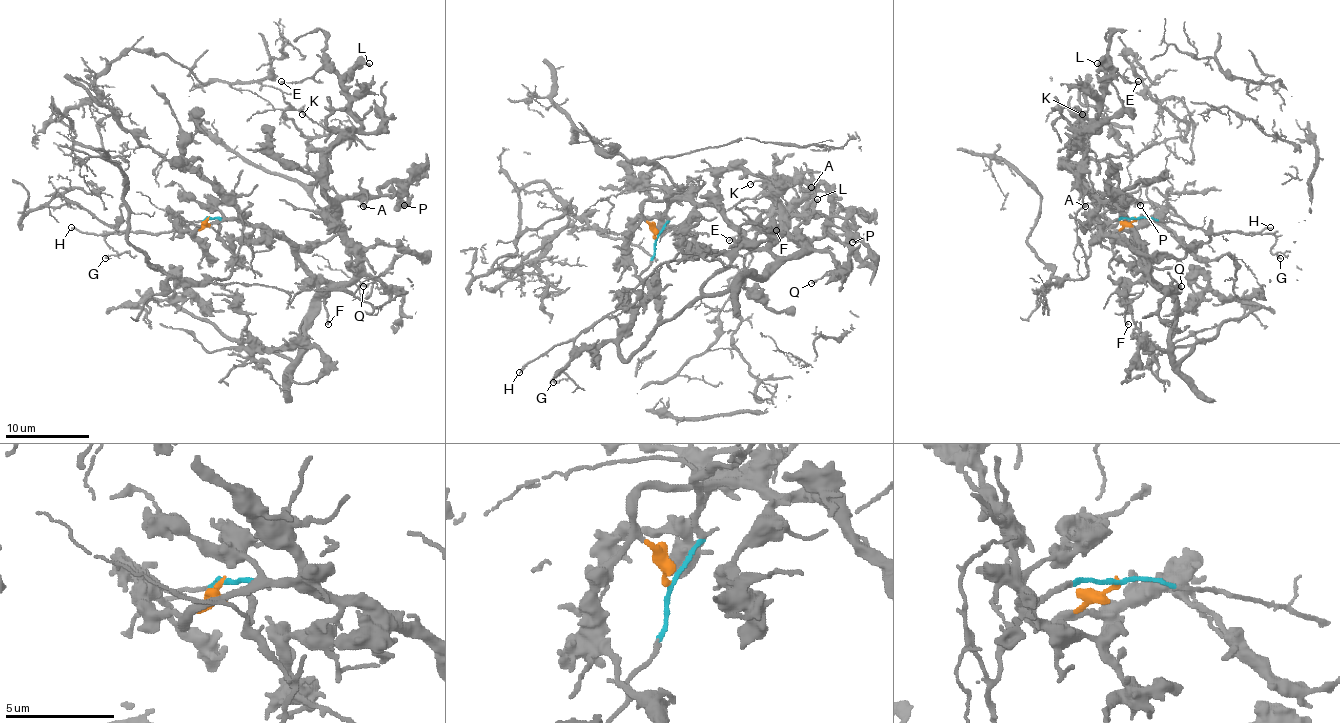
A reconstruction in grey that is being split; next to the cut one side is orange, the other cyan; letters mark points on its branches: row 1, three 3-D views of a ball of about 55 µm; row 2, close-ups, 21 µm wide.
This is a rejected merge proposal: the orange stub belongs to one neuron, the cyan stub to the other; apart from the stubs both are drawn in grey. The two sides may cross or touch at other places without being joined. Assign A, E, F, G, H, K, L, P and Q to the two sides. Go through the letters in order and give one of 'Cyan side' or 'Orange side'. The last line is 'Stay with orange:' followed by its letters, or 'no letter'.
A: Orange side
E: Orange side
F: Orange side
G: Cyan side
H: Cyan side
K: Orange side
L: Orange side
P: Orange side
Q: Orange side
Stay with orange: A, E, F, K, L, P, Q

